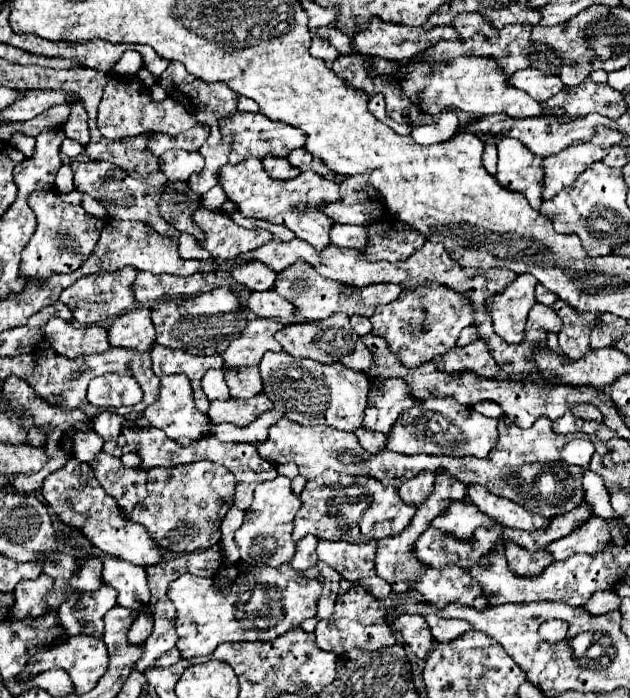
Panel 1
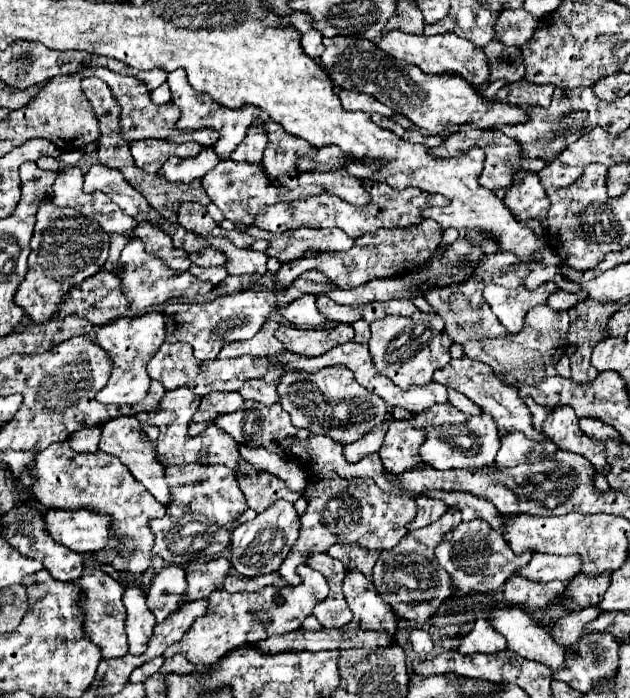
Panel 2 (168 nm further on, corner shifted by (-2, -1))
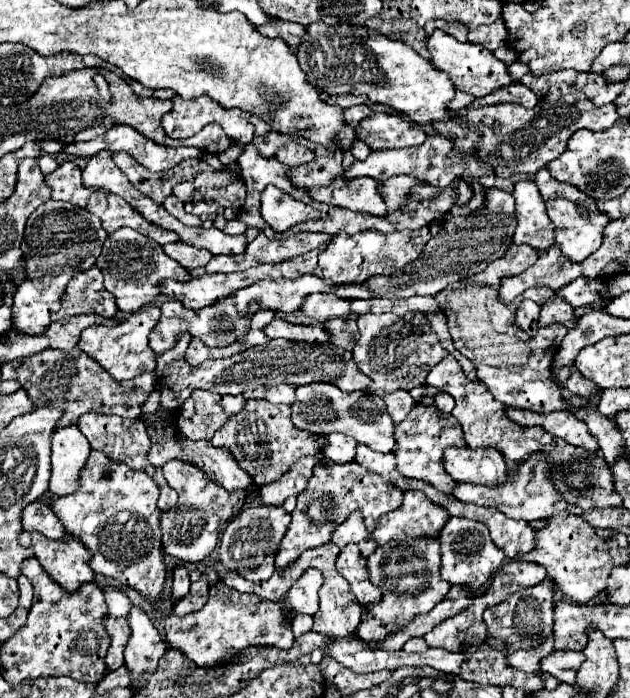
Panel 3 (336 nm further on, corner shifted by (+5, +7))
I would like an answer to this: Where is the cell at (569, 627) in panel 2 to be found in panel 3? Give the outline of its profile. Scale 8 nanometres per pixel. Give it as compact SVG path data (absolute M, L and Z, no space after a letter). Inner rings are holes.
M553 634L545 638L543 644L539 644L537 648L531 650L515 650L507 656L509 664L513 664L513 668L521 668L525 672L541 672L539 670L539 660L541 656L547 656L553 648Z

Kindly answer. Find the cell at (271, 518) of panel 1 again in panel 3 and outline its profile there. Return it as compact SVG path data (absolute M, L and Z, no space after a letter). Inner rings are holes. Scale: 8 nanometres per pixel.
M251 506L237 514L221 536L219 546L219 562L227 568L237 572L239 576L257 582L267 580L275 572L275 554L279 548L281 538L287 532L291 514L283 510L283 506Z

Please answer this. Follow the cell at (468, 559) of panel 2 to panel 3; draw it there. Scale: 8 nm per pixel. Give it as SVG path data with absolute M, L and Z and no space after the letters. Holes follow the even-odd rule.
M449 518L447 524L443 526L441 534L441 578L447 580L449 584L459 584L471 590L483 588L491 578L497 568L505 562L505 554L501 548L493 544L489 538L489 528L485 524L479 524L477 520L469 518Z

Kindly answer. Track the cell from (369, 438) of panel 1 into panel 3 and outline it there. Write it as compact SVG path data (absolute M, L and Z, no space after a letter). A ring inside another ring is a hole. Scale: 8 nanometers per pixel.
M417 404L409 412L409 416L401 424L395 426L395 450L393 450L393 454L397 460L397 472L401 472L403 476L409 476L409 478L429 482L437 490L451 494L455 480L445 472L445 468L441 464L441 456L443 456L443 450L447 446L455 446L455 444L465 444L461 424L457 424L457 418L453 418L451 414L439 412L435 406Z

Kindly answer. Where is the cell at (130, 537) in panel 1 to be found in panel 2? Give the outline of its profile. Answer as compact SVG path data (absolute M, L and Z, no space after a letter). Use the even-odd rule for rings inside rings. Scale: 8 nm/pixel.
M46 510L42 514L52 538L74 552L98 552L110 540L110 518L88 510Z

